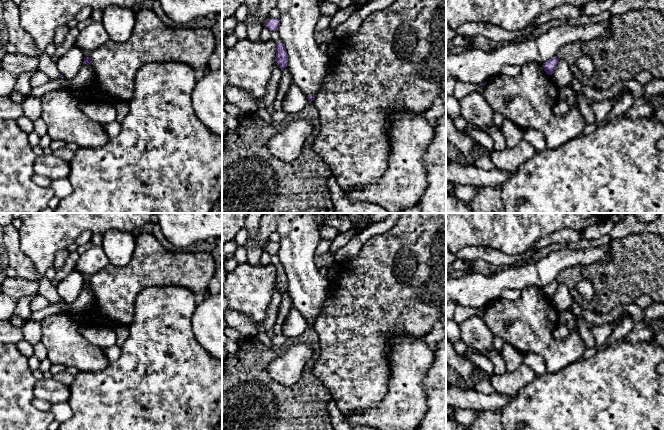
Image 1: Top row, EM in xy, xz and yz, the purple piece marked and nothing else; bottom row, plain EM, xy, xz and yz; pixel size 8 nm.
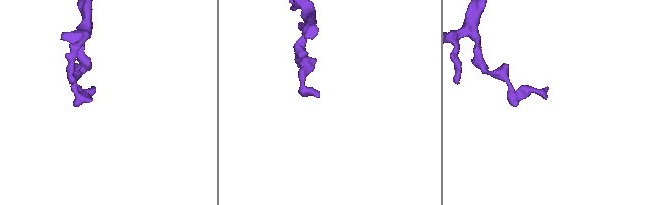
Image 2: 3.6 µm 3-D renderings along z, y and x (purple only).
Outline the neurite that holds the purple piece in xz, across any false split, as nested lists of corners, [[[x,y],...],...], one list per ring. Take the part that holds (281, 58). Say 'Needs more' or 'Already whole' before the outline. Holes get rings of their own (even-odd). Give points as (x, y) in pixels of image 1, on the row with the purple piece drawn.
Already whole. [[[283,43],[275,46],[276,57],[275,61],[279,64],[283,71],[288,66],[288,54]]]

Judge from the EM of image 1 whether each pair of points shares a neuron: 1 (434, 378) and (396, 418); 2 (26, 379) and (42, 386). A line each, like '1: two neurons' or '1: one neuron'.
1: two neurons
2: two neurons

